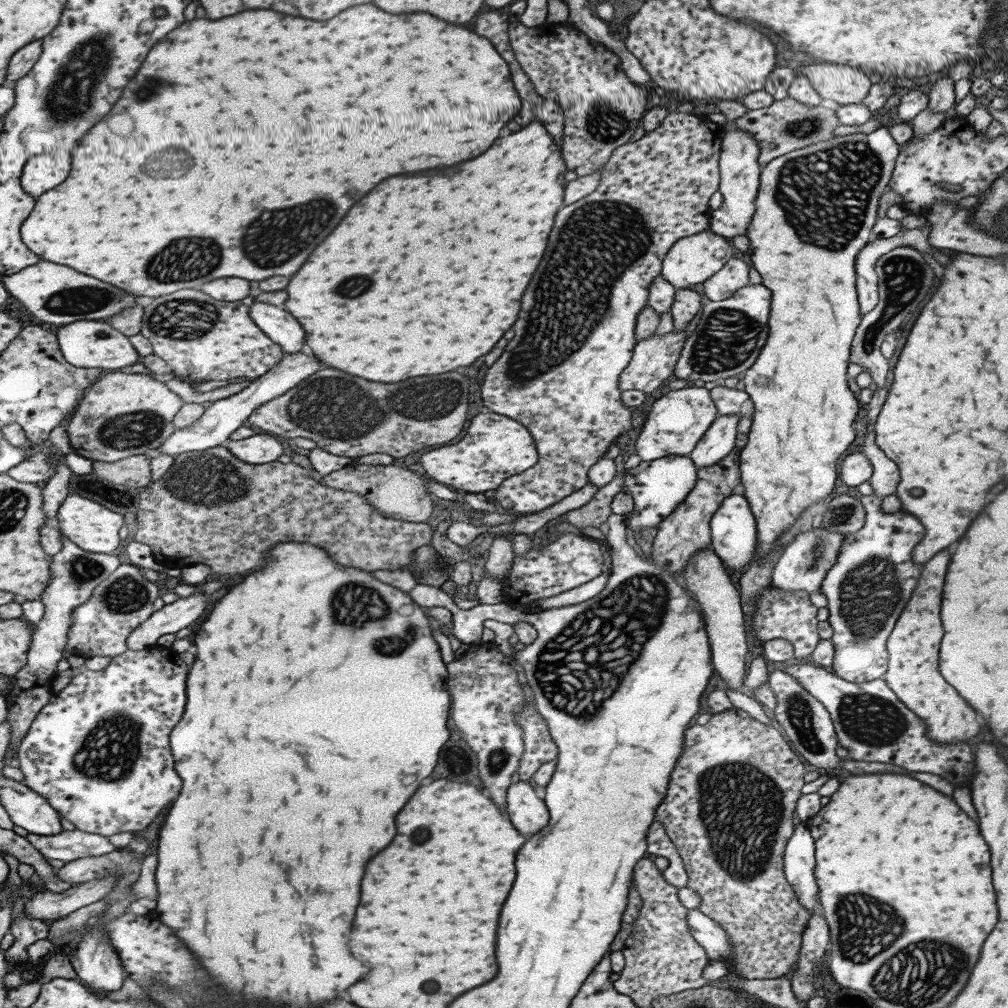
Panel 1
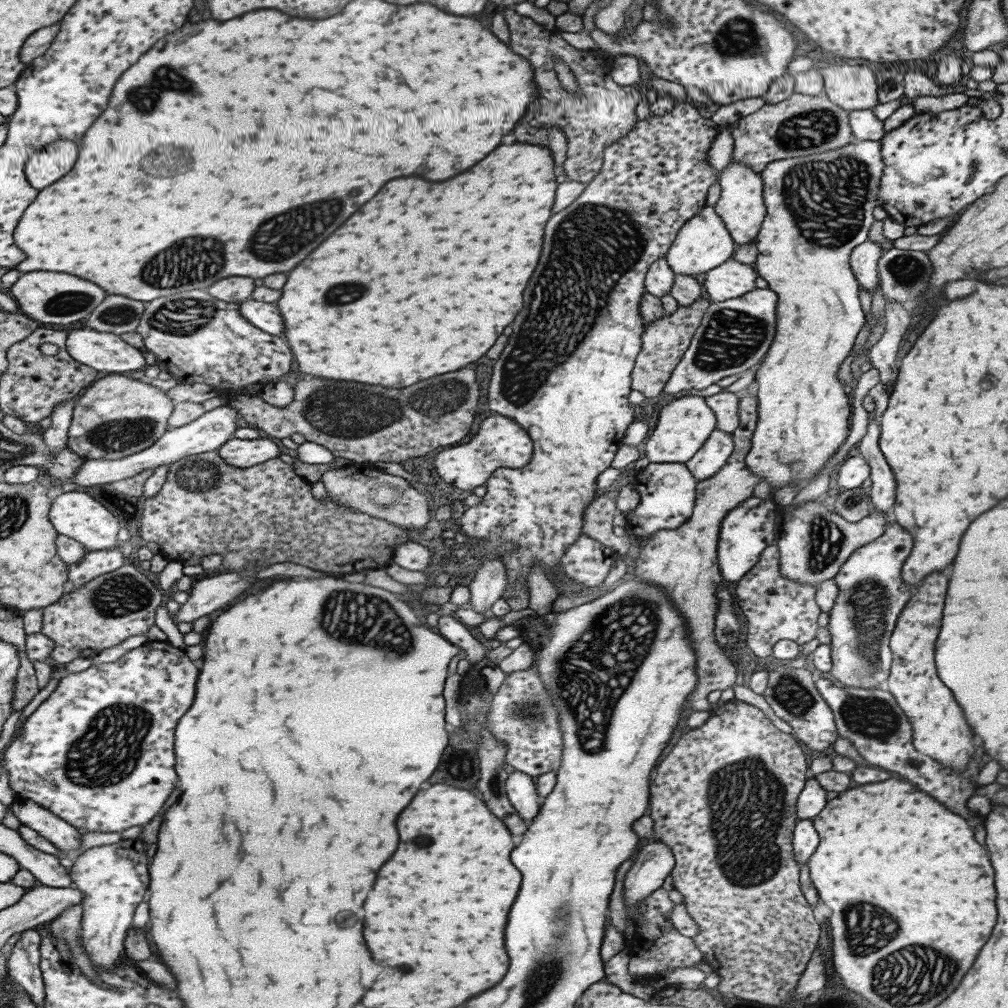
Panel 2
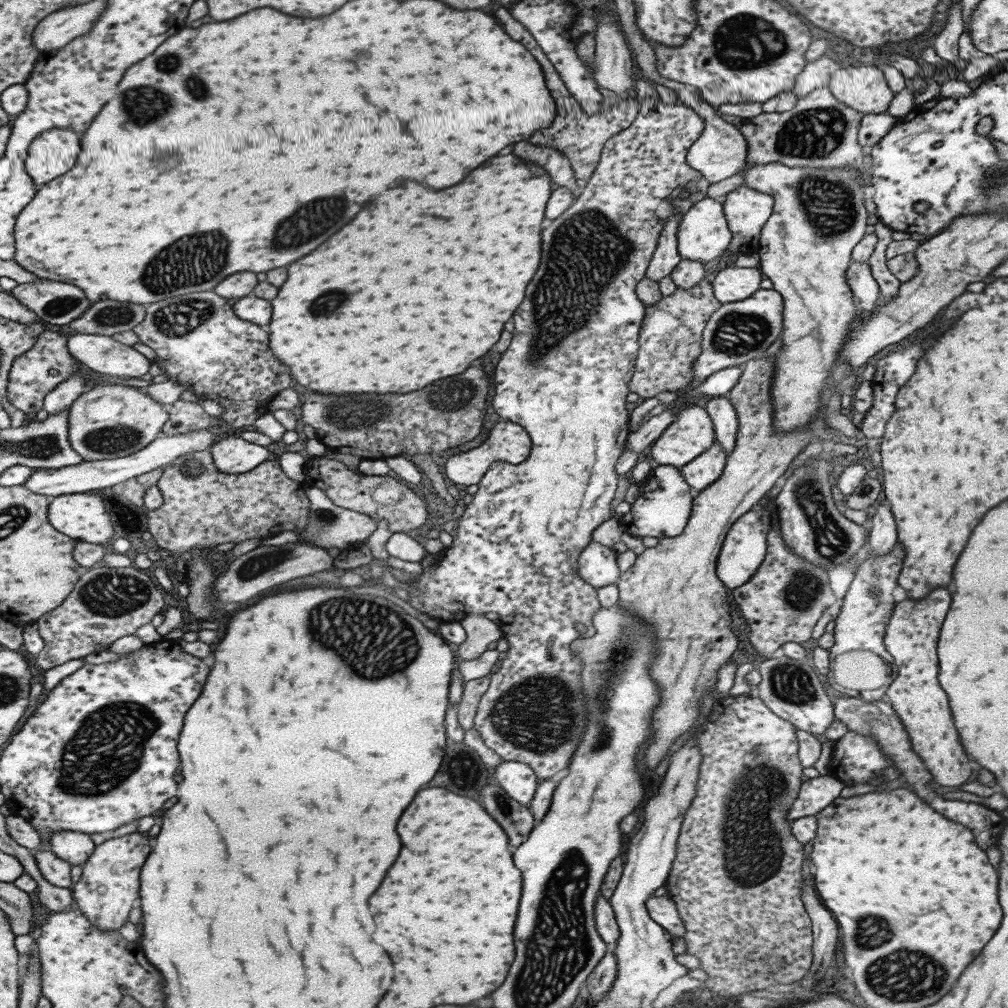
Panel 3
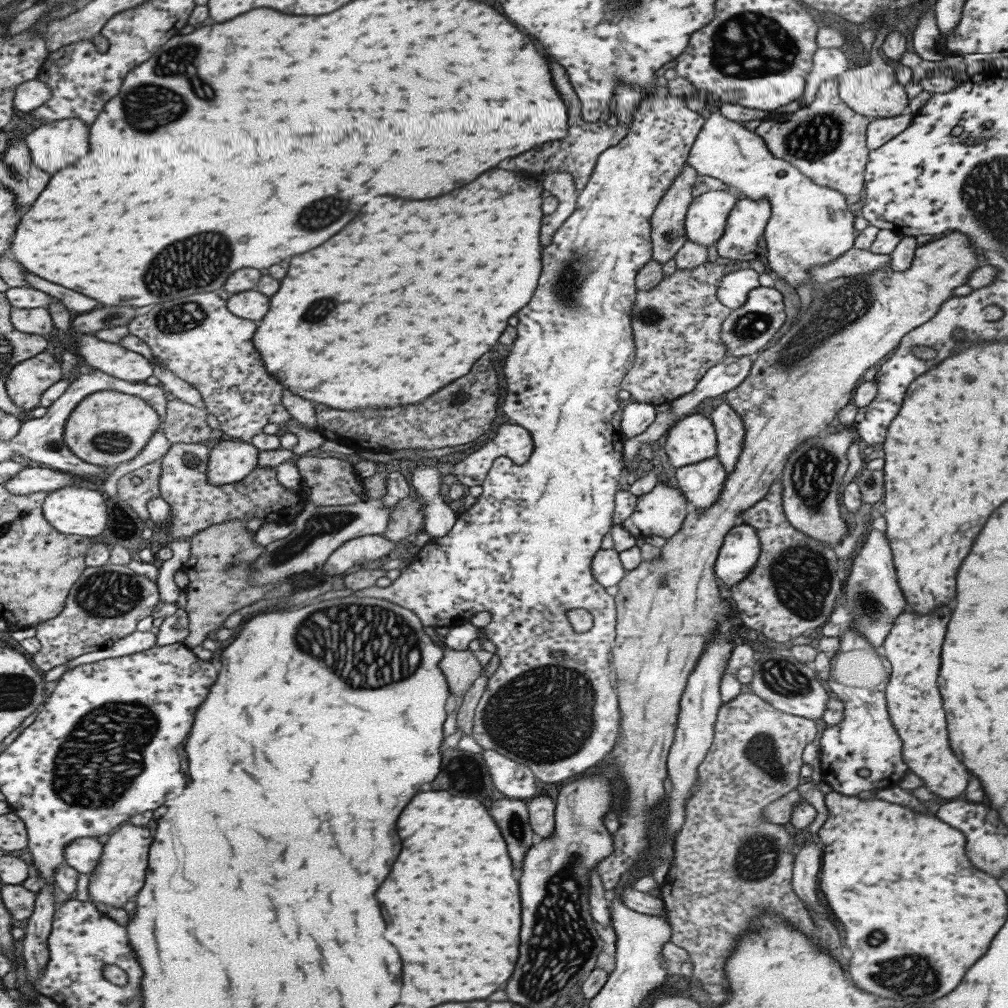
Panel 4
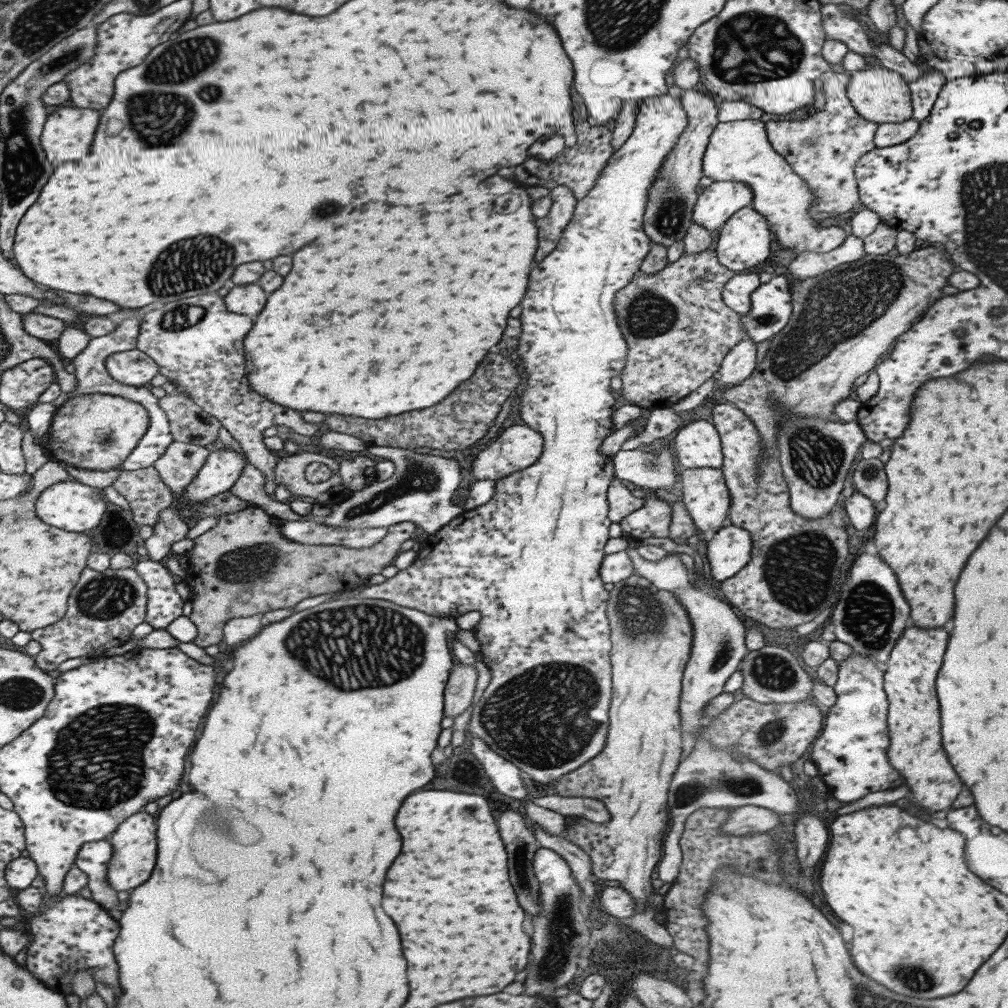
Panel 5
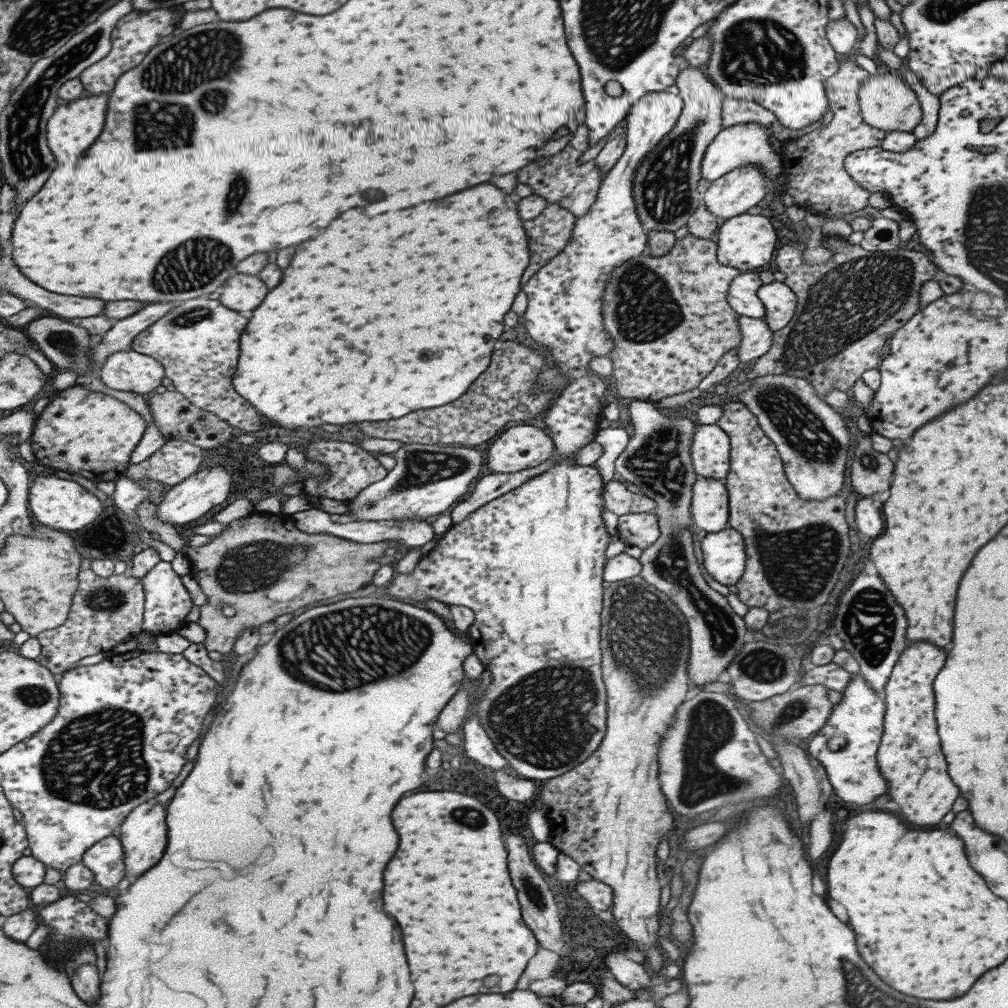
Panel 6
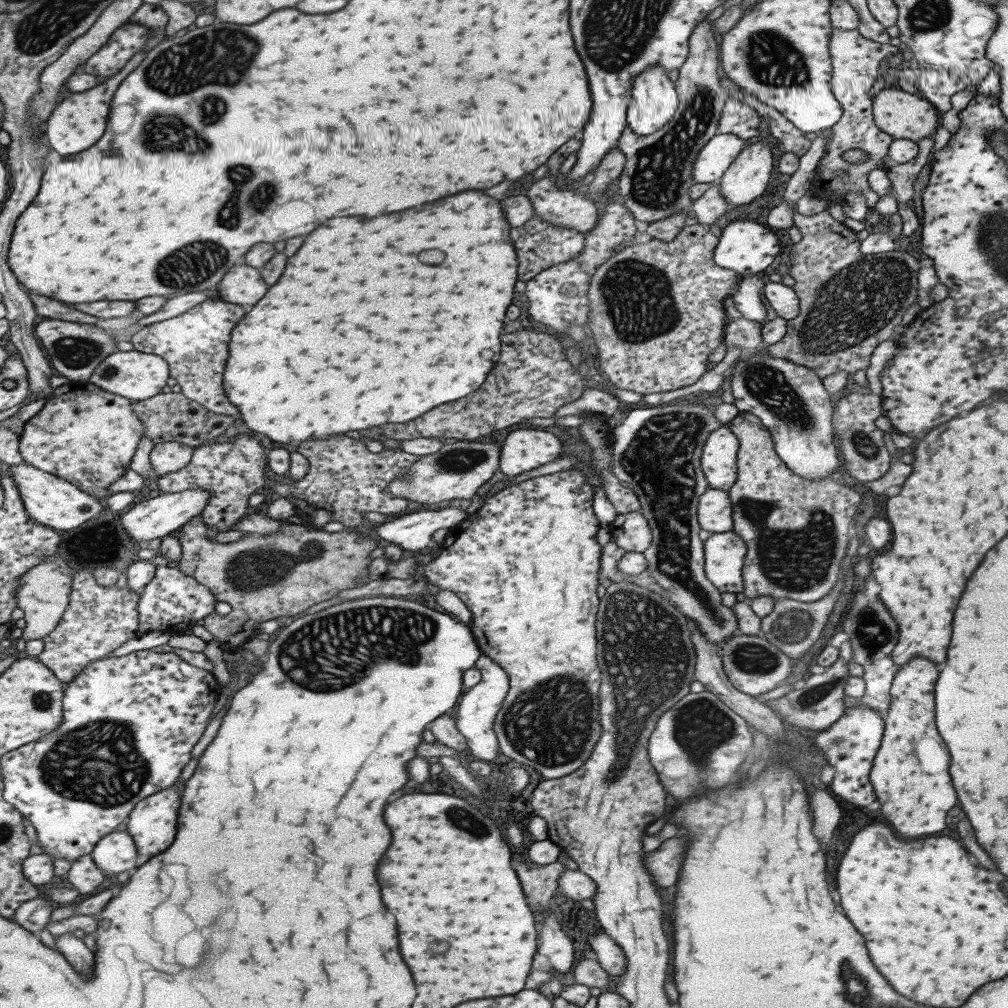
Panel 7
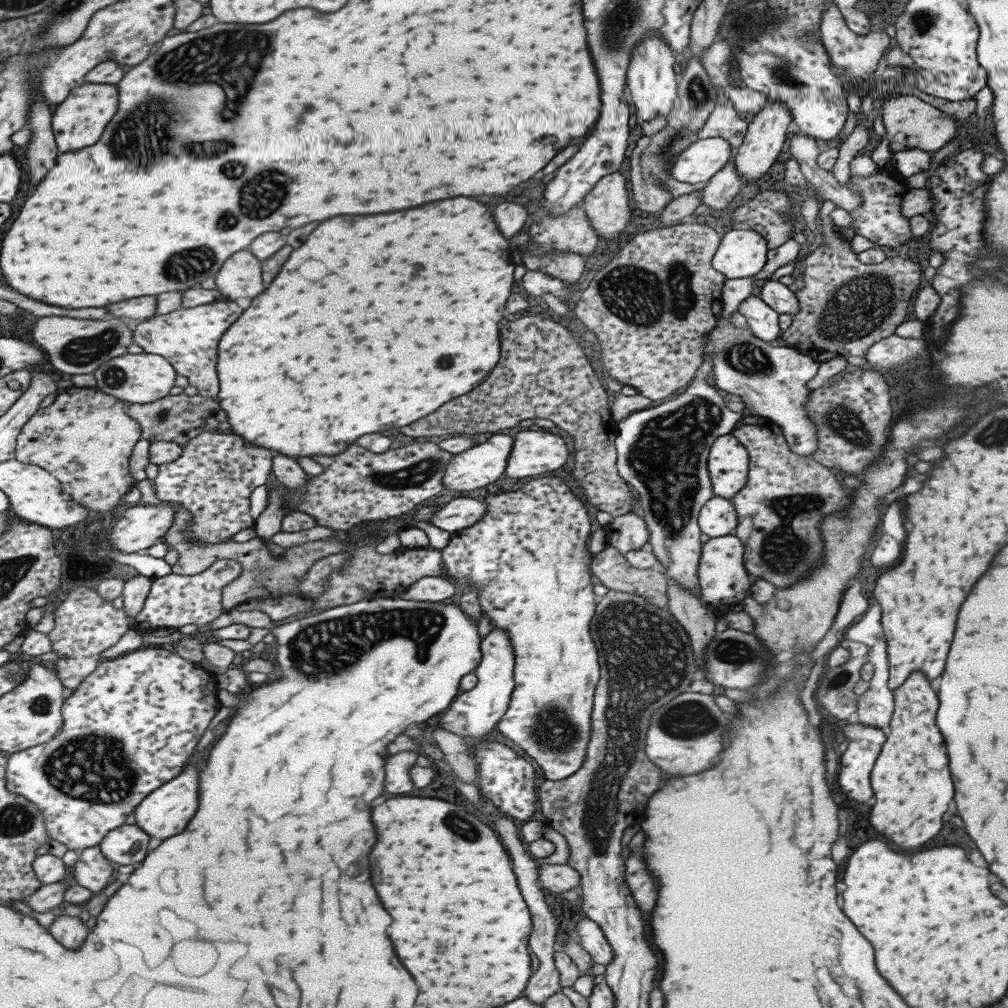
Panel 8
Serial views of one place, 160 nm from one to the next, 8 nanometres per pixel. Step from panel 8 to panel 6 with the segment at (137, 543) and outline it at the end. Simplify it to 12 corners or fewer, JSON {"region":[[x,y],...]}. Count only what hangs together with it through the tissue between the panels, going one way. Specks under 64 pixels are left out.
{"region":[[207,466],[166,488],[155,516],[176,528],[227,498],[223,466]]}

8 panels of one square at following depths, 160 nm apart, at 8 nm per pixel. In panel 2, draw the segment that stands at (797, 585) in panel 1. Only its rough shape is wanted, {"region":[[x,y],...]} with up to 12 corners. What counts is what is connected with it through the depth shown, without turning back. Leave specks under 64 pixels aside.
{"region":[[823,499],[782,507],[779,574],[817,586],[886,526],[847,522]]}

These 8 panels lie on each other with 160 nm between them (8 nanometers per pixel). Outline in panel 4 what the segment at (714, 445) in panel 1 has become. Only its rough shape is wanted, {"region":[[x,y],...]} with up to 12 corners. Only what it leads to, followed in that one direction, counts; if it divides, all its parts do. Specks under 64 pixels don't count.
{"region":[[716,457],[675,470],[678,490],[697,510],[715,502],[726,472]]}

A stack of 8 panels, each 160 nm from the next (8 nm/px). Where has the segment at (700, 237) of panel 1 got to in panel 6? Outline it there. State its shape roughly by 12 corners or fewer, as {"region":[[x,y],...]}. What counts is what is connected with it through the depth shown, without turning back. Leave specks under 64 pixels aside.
{"region":[[758,166],[710,182],[702,206],[721,220],[765,196]]}

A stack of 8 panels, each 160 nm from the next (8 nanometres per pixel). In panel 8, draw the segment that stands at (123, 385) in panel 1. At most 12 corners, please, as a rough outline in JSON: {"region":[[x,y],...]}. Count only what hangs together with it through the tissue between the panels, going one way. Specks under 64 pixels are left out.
{"region":[[95,387],[58,390],[14,460],[106,512],[129,492],[140,426]]}

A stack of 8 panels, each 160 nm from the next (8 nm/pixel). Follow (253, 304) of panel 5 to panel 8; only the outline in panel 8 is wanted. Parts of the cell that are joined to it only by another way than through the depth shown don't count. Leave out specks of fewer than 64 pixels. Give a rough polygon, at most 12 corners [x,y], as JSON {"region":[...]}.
{"region":[[235,252],[215,274],[224,300],[261,294],[259,260]]}

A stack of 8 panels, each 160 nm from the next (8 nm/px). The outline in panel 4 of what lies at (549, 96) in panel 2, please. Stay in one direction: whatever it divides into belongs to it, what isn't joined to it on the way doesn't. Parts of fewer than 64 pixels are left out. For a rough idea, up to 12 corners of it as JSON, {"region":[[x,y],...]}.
{"region":[[549,62],[551,82],[567,107],[568,134],[515,156],[537,178],[568,172],[575,190],[599,154],[629,126],[585,122],[565,69]]}

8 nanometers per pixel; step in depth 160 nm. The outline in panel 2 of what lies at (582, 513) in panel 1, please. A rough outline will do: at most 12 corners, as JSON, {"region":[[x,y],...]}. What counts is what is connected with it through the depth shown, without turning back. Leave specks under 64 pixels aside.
{"region":[[629,468],[619,473],[613,491],[596,496],[583,512],[581,533],[620,556],[635,536],[611,532],[618,514],[614,499],[629,484]]}

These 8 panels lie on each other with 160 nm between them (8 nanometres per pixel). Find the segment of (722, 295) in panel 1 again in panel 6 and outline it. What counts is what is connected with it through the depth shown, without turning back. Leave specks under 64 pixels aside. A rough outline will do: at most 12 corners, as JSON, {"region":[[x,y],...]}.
{"region":[[740,272],[726,301],[735,314],[761,319],[758,273]]}

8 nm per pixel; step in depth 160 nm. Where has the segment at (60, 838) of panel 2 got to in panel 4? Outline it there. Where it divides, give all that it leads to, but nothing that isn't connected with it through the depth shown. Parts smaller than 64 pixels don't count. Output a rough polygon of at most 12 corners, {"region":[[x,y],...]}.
{"region":[[75,837],[64,846],[64,862],[89,876],[103,844]]}

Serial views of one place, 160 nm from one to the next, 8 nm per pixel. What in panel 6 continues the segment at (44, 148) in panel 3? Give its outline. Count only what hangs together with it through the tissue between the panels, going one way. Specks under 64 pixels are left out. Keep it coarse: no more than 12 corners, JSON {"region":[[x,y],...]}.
{"region":[[108,93],[55,108],[46,143],[55,158],[81,156],[103,130]]}

